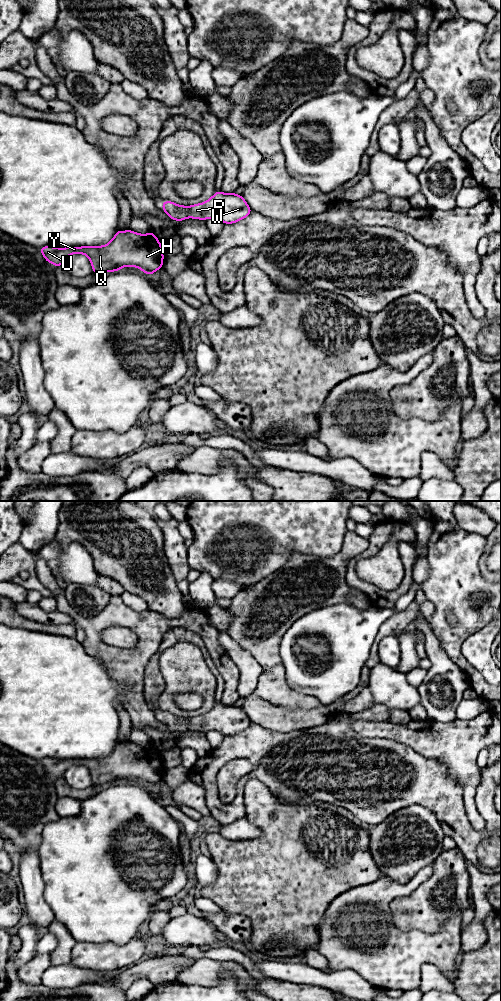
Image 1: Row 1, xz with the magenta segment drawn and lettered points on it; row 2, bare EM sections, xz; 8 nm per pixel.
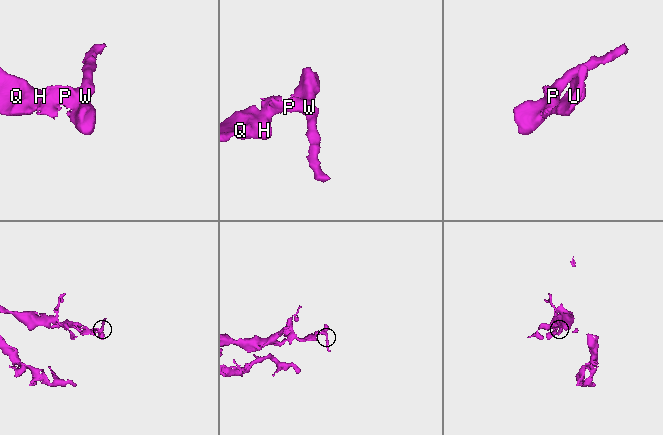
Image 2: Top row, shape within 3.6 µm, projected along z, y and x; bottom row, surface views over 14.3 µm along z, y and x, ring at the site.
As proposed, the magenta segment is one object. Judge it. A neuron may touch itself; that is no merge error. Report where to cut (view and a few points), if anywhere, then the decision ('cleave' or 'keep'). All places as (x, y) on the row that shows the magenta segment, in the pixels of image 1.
no cut; keep

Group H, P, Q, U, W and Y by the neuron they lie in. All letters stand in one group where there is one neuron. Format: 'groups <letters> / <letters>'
groups H P Q U W Y

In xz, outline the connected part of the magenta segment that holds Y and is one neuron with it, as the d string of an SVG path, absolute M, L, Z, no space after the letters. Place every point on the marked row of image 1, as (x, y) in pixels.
M118 230L112 240L103 246L82 246L57 248L44 246L39 248L45 260L56 266L62 266L71 254L86 255L93 273L115 272L124 266L140 268L152 275L163 267L163 248L155 234L139 234L132 230Z

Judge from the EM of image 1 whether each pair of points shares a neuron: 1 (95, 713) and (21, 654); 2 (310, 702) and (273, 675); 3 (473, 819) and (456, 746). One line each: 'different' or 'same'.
1: same
2: same
3: same

